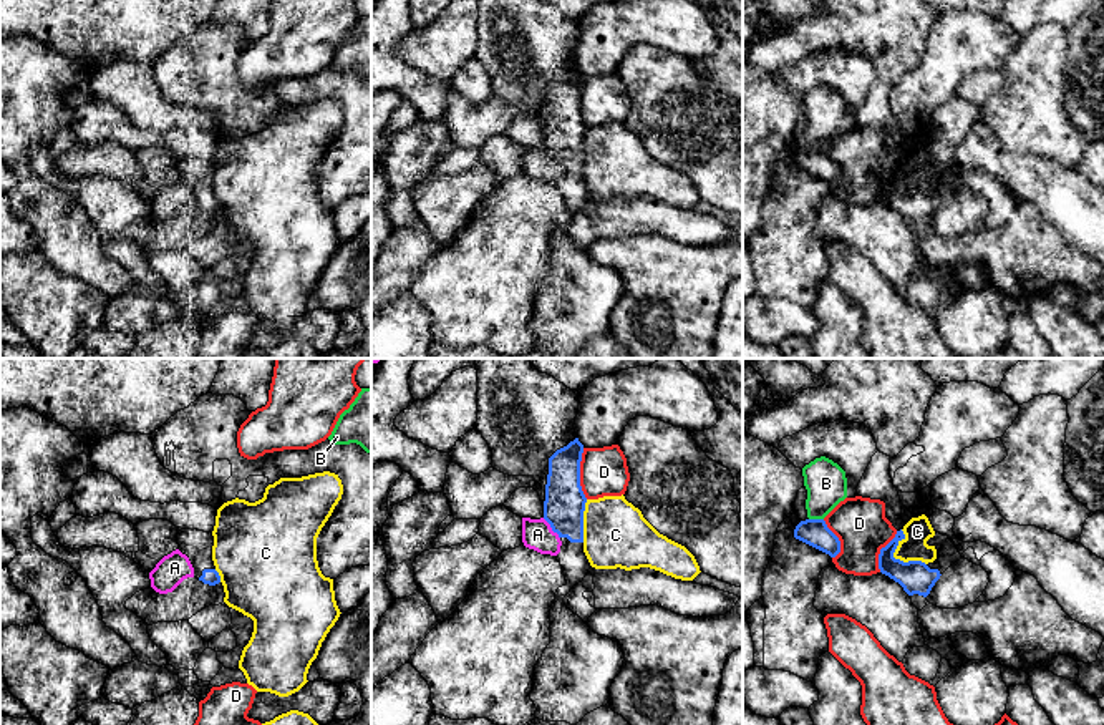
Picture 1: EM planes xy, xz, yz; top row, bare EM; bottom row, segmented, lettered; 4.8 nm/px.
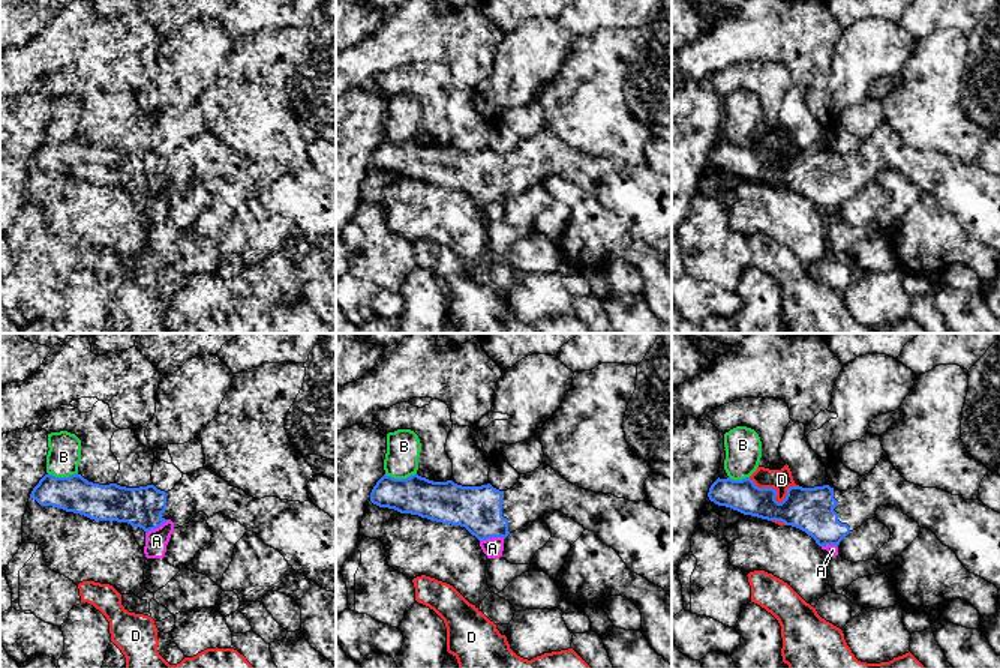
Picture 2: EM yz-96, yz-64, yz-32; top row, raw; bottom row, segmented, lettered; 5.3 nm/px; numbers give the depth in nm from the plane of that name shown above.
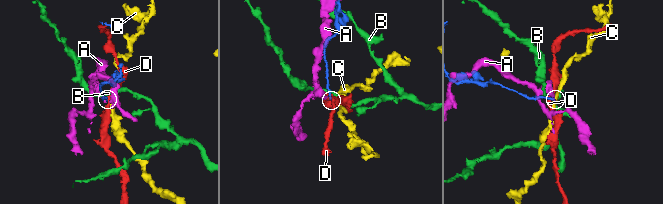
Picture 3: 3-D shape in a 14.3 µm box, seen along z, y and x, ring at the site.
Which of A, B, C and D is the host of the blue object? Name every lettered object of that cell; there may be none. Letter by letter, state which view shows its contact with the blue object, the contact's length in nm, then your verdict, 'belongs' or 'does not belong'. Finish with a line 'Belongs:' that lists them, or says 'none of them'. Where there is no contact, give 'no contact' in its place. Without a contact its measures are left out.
A: meets blue in xz; contact 130 nm long; does not belong
B: meets blue in yz; contact 70 nm long; does not belong
C: meets blue in yz; contact 220 nm long; does not belong
D: meets blue in xz; contact 240 nm long; does not belong
Belongs: none of them

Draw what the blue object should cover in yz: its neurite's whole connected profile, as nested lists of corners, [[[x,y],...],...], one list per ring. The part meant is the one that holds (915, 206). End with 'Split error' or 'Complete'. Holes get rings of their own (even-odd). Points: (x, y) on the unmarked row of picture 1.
[[[900,158],[897,159],[895,166],[880,178],[879,197],[882,202],[898,211],[908,224],[918,222],[927,226],[940,204],[951,192],[960,189],[961,182],[948,164],[935,161],[935,164],[927,169],[928,174],[937,178],[937,187],[933,191],[903,191],[893,186],[893,181],[902,168],[905,168],[905,163]]]. Split error

